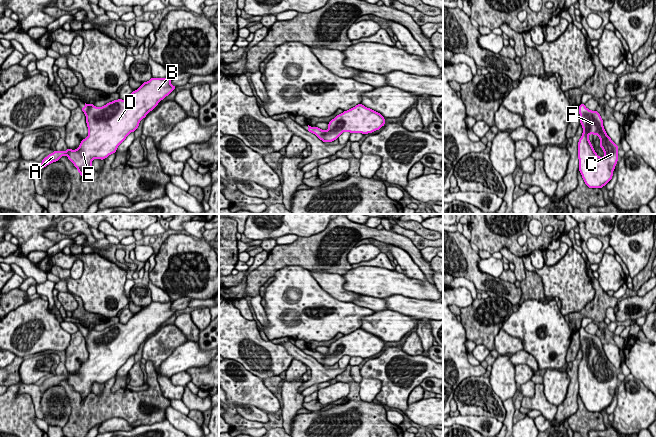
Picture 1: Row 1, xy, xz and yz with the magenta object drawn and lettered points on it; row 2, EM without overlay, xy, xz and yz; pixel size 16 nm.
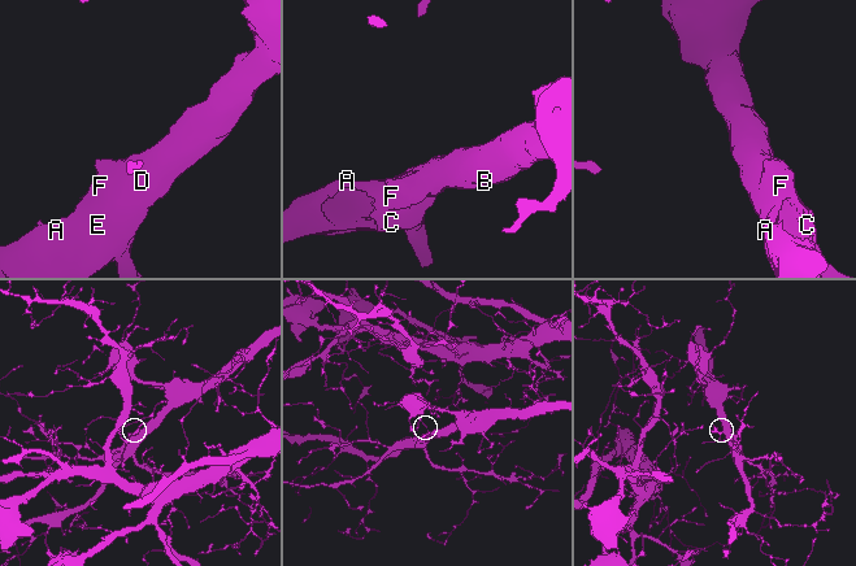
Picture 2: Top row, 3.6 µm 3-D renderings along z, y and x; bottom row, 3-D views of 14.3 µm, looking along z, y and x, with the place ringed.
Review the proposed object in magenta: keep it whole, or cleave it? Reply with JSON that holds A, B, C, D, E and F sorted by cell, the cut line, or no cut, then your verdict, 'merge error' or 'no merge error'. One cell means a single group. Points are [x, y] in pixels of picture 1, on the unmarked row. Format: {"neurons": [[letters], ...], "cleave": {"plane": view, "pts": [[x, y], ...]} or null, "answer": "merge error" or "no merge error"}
{"neurons": [["A", "B", "C", "D", "E", "F"]], "cleave": null, "answer": "no merge error"}

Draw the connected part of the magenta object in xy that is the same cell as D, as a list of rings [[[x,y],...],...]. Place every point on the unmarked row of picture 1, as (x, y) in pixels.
[[[172,299],[169,302],[151,302],[147,306],[143,306],[143,308],[135,315],[133,315],[127,323],[122,324],[114,324],[112,326],[107,327],[102,331],[96,331],[93,328],[86,328],[82,333],[86,340],[86,347],[88,351],[88,360],[83,363],[76,374],[67,373],[66,375],[54,375],[49,378],[42,384],[41,391],[42,393],[47,389],[59,385],[62,380],[67,380],[68,383],[74,388],[74,390],[78,393],[80,400],[85,401],[86,397],[92,393],[92,385],[94,383],[104,384],[109,379],[116,377],[117,371],[126,363],[126,361],[131,357],[135,356],[135,354],[139,350],[139,346],[146,341],[146,339],[152,335],[158,327],[163,324],[166,320],[168,320],[176,310],[171,308]]]

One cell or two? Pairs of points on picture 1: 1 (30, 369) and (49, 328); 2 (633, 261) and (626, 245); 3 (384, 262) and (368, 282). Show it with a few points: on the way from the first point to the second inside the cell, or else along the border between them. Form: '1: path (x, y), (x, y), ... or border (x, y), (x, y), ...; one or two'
1: border (32, 355), (25, 358); two
2: path (633, 257), (633, 253), (629, 249); one
3: border (357, 266), (380, 266), (394, 270); two

